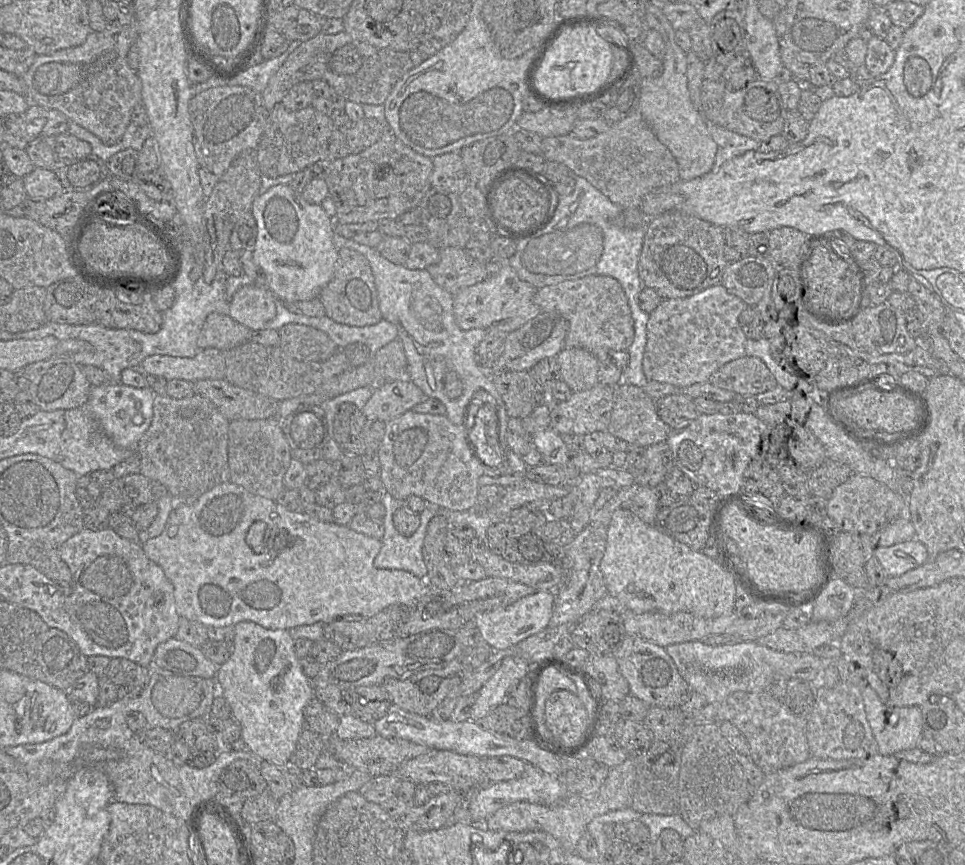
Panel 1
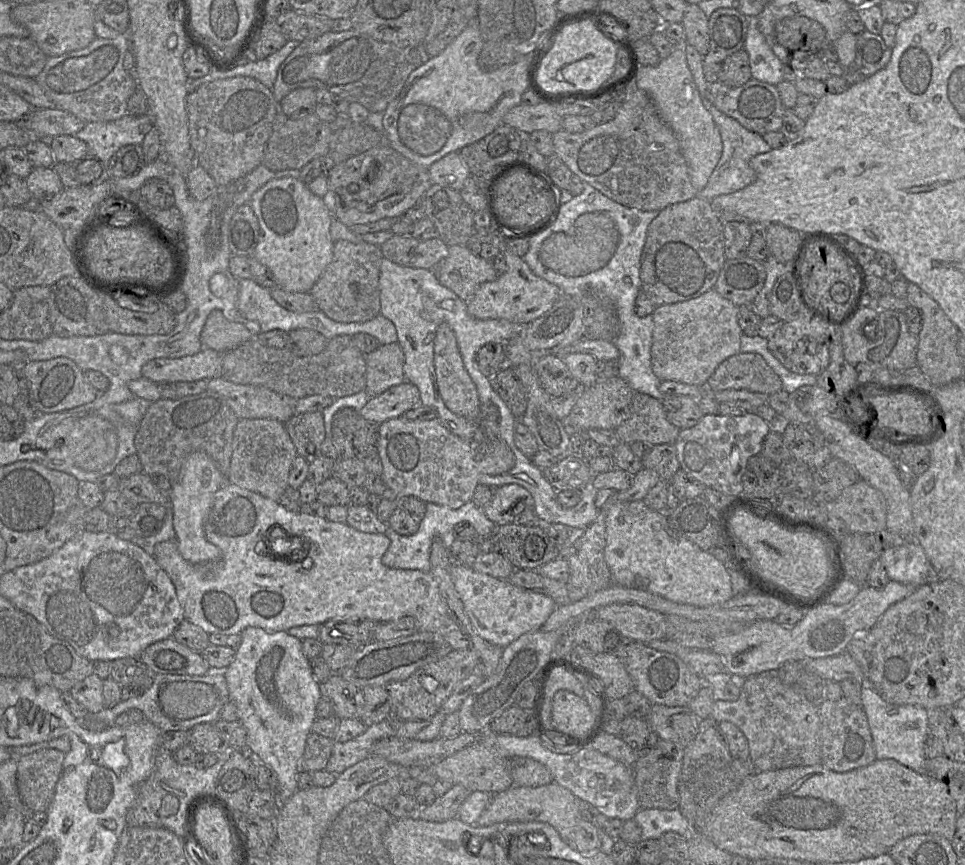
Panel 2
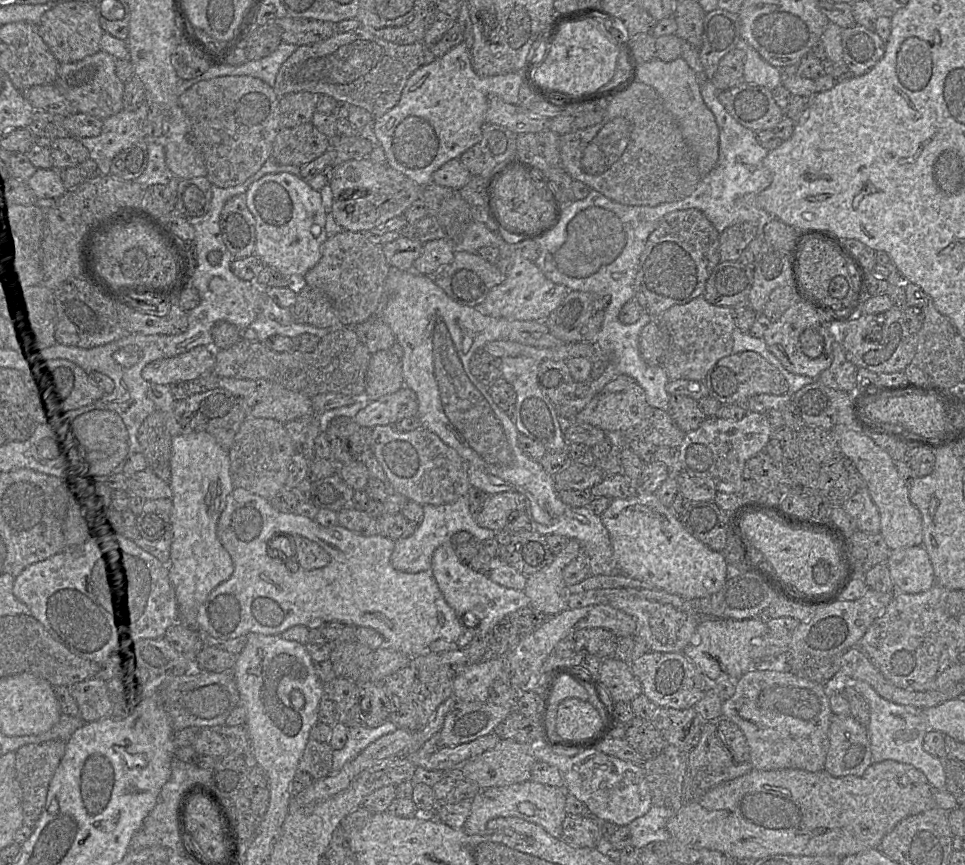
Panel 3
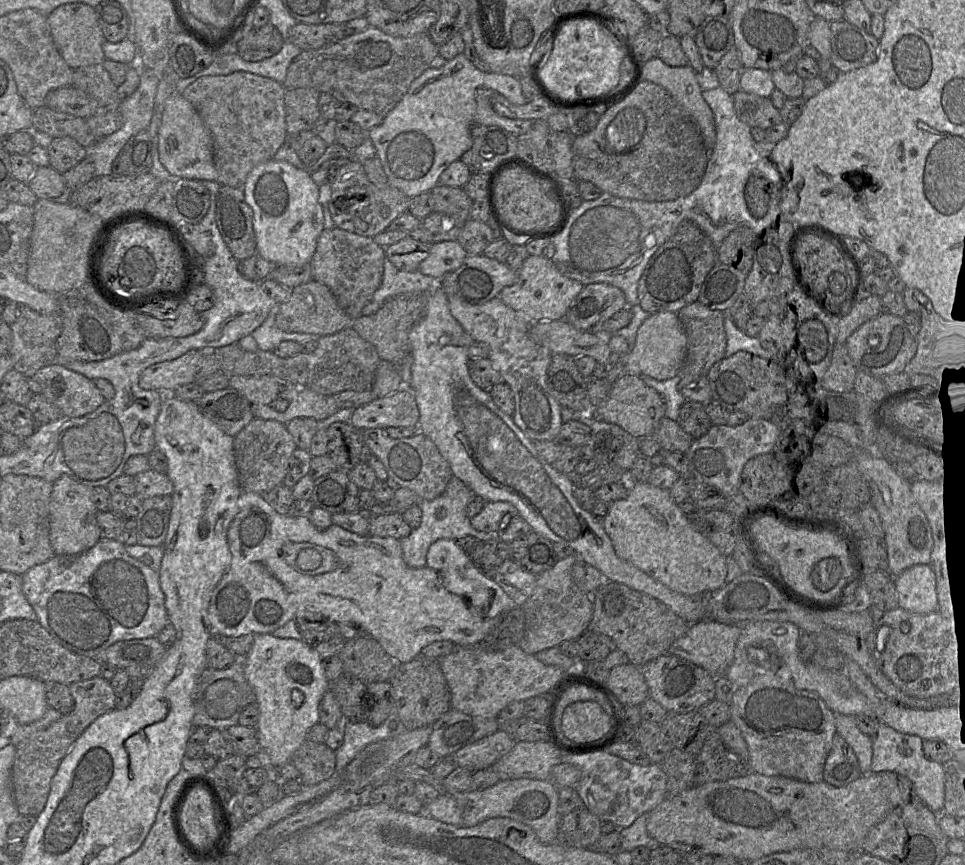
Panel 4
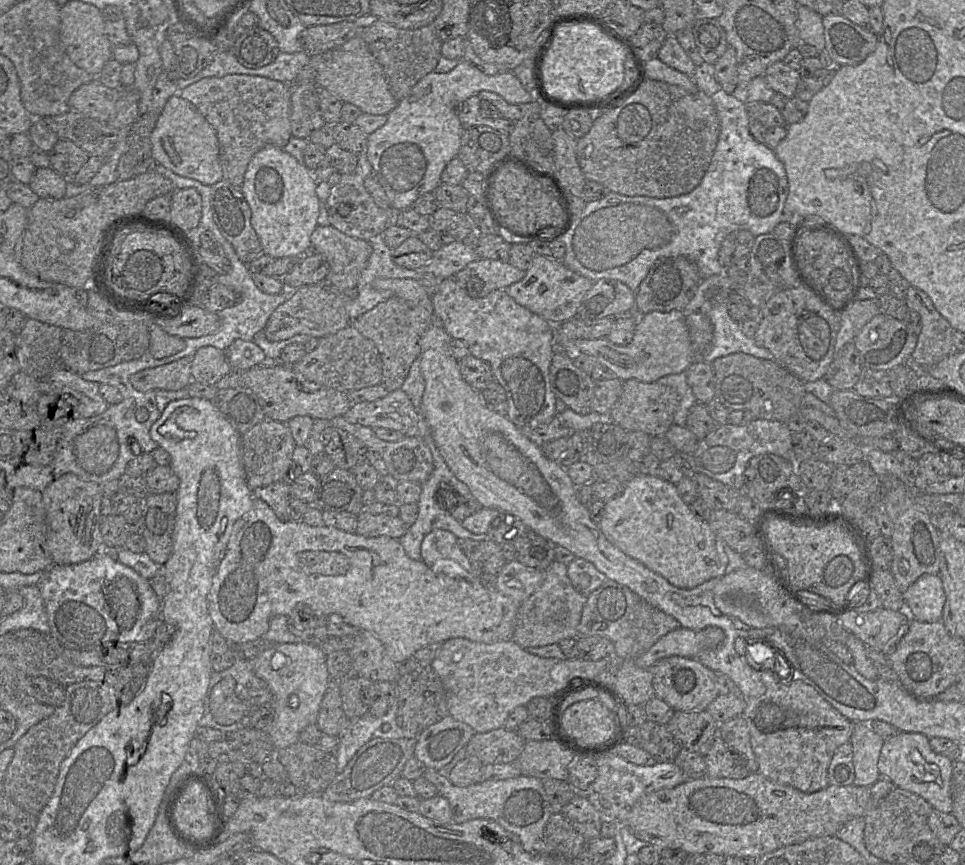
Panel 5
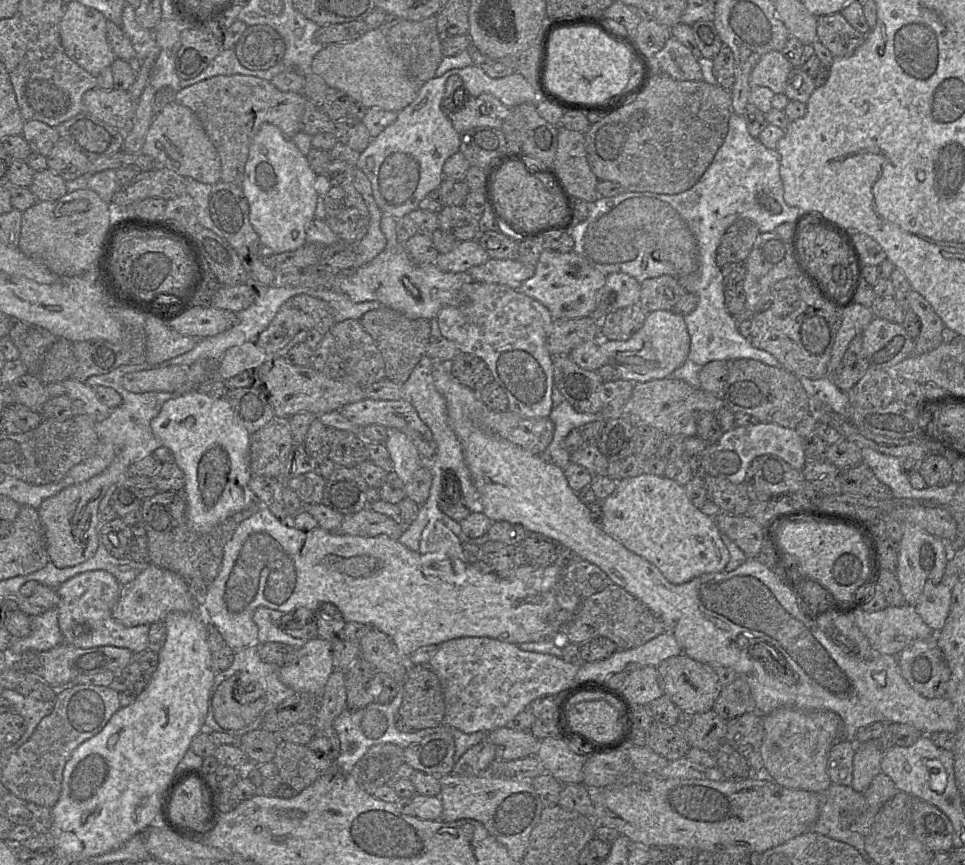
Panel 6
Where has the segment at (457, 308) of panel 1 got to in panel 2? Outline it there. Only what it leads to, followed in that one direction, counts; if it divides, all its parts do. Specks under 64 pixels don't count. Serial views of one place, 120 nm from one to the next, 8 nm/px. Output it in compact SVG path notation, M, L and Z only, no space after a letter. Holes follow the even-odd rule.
M473 234L469 239L472 243L495 244L507 263L507 269L496 279L484 282L467 301L469 315L477 319L504 319L510 322L527 325L549 311L562 296L559 287L535 275L523 258L509 251L506 243L495 234Z

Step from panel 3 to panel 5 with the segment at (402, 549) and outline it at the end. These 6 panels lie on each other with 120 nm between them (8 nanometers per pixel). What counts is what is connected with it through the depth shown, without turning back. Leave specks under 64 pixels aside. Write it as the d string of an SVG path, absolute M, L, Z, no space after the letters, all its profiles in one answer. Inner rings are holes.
M422 419L422 432L421 438L428 446L434 462L434 469L430 477L422 484L422 492L417 502L418 504L418 516L415 522L407 528L406 533L398 540L404 547L406 554L413 560L421 560L421 545L424 537L434 529L443 529L453 533L457 538L467 538L478 542L489 540L491 535L488 533L475 534L465 529L462 524L456 520L450 511L444 509L444 507L457 508L457 503L445 499L445 491L449 490L448 497L450 499L461 499L462 497L471 497L471 492L466 484L457 479L448 468L444 459L440 455L434 440L431 436L429 428L426 426Z

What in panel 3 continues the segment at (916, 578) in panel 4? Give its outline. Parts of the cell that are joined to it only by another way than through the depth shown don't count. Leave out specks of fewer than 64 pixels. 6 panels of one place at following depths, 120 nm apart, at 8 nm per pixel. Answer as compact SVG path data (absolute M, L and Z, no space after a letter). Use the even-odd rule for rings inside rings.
M922 545L891 550L885 564L898 593L917 594L935 584L933 567Z

